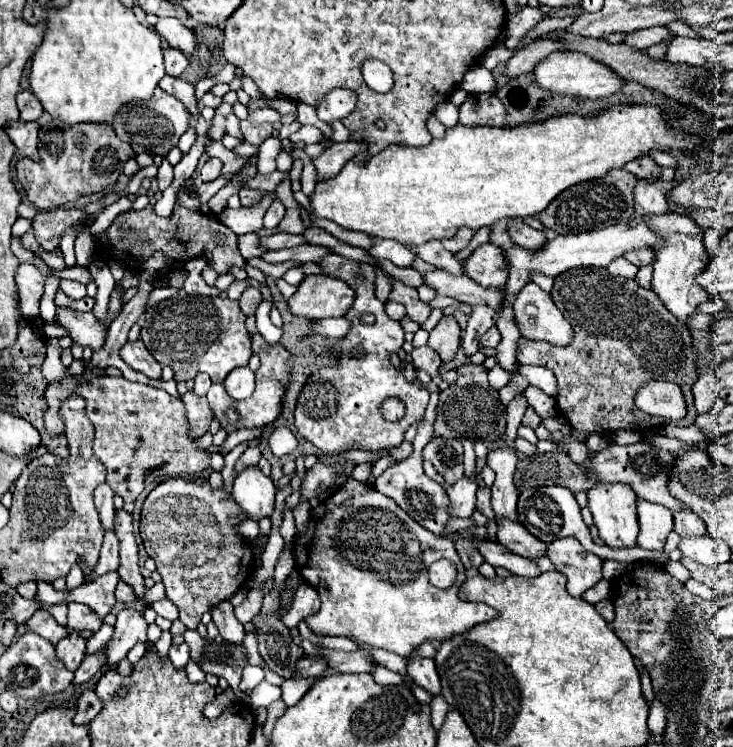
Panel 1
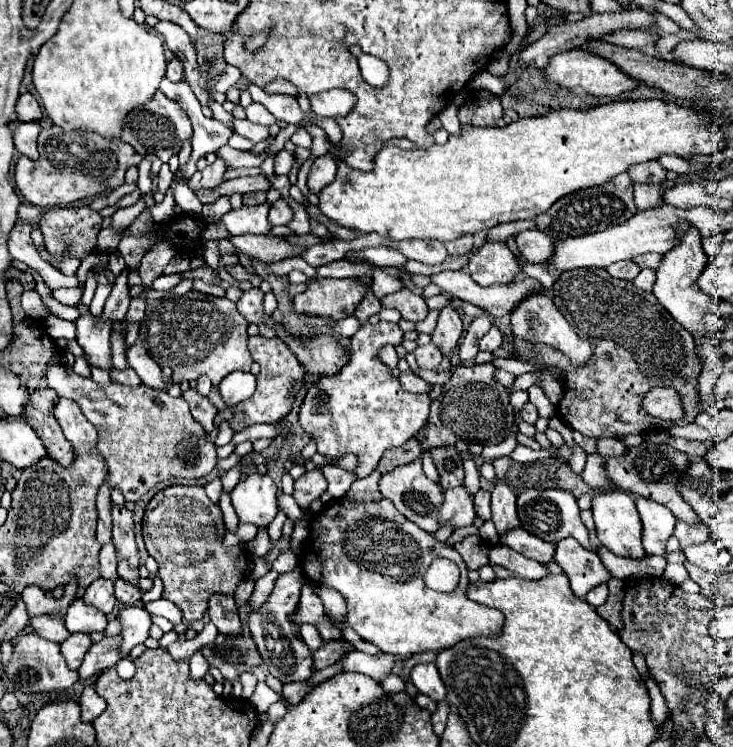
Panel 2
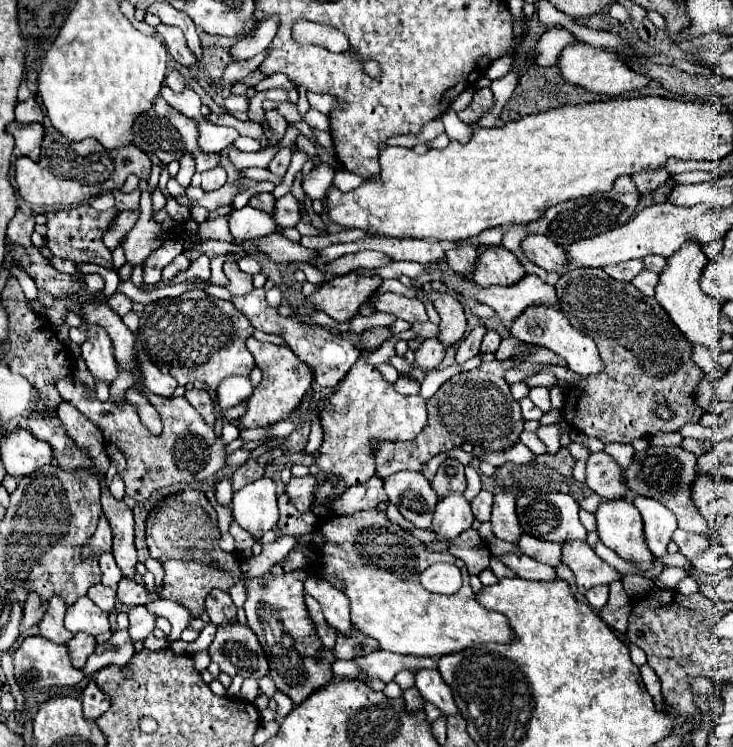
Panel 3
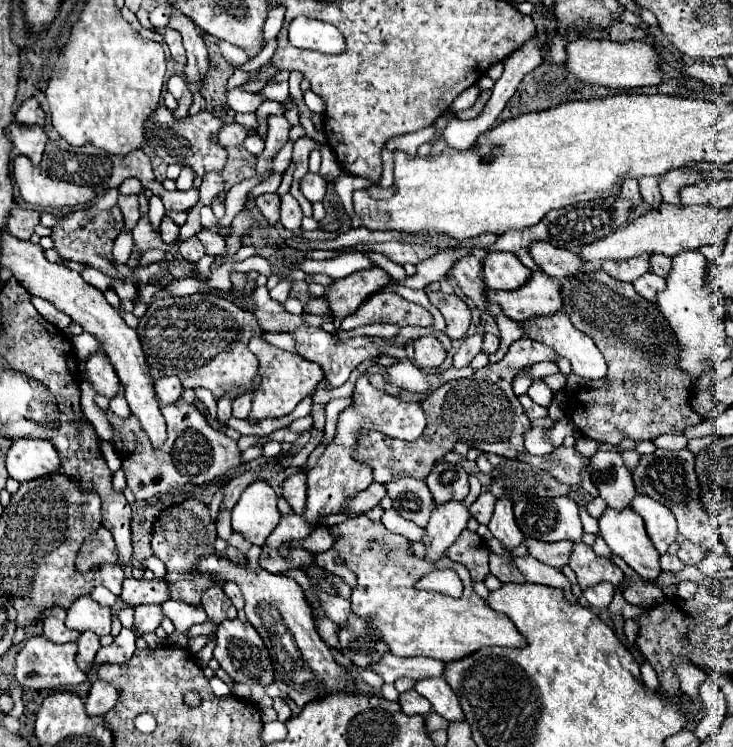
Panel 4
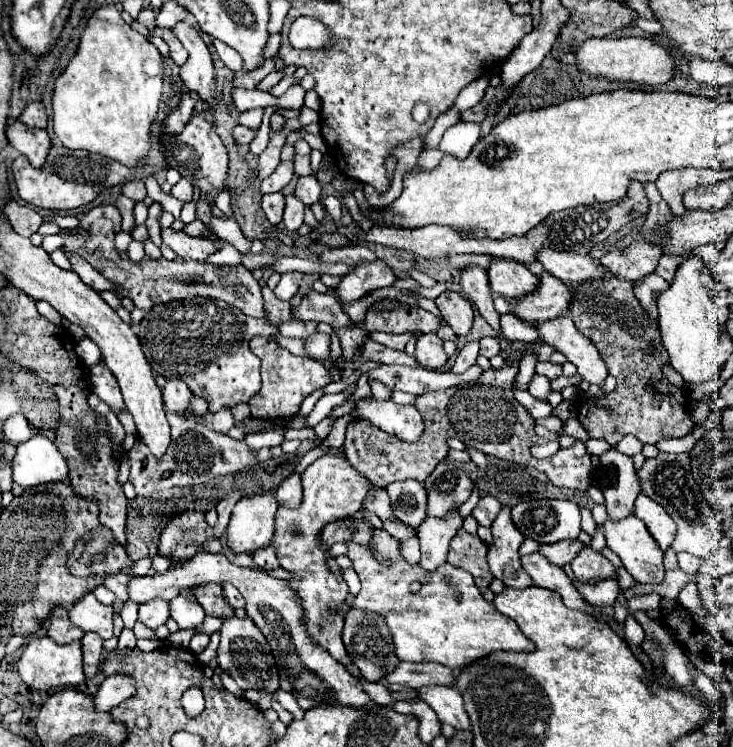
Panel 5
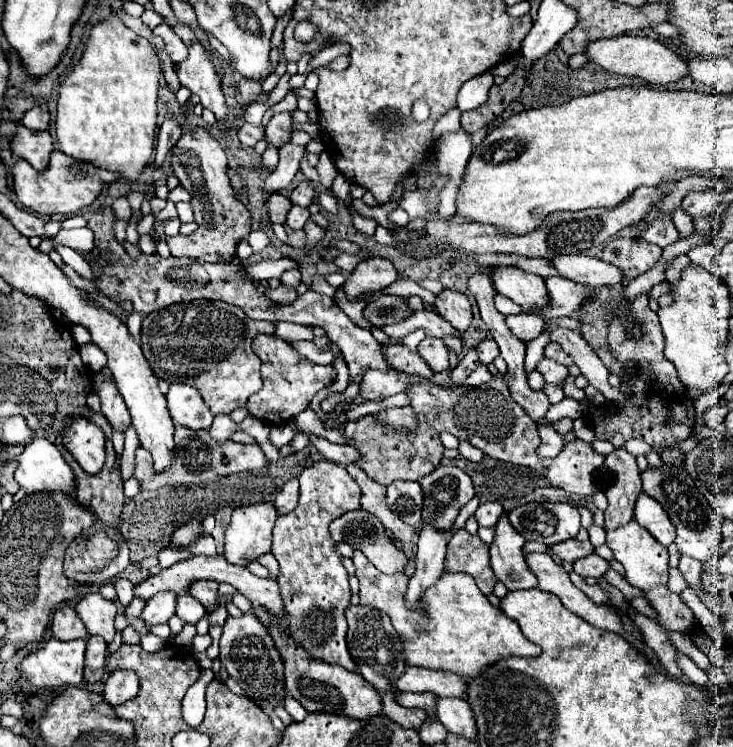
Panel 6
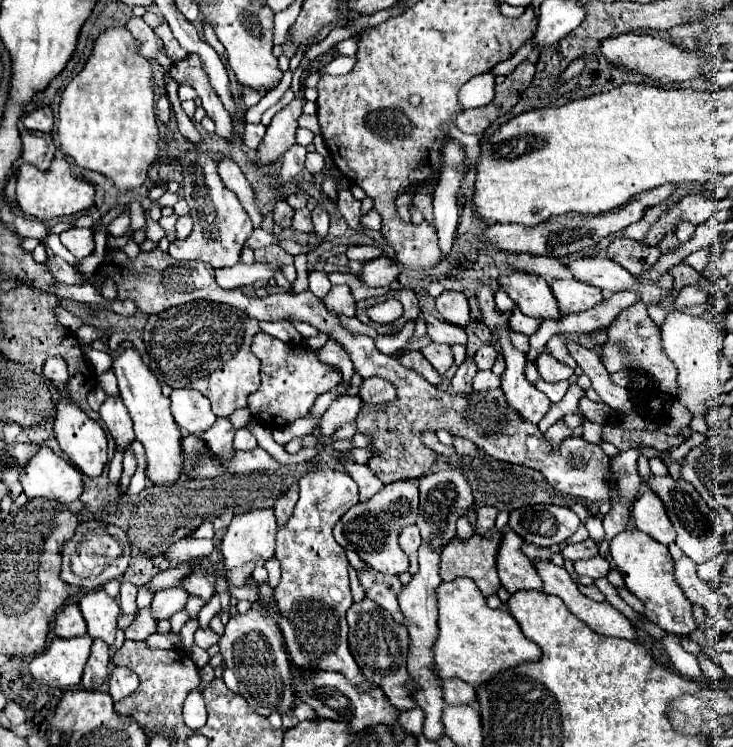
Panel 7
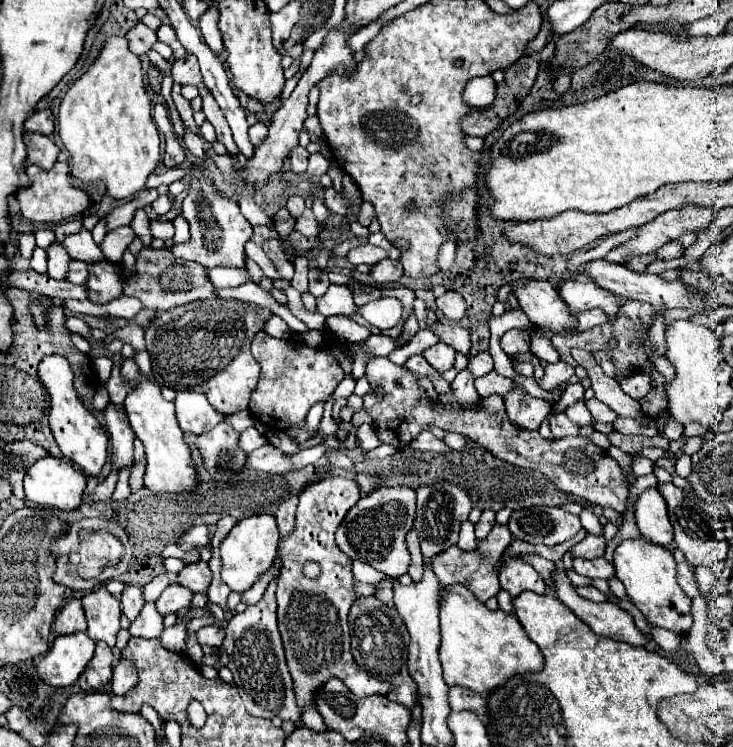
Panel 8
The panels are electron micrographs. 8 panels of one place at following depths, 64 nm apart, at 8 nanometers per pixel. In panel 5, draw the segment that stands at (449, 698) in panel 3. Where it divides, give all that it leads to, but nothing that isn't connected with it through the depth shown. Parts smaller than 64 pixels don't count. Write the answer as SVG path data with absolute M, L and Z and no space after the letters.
M432 686L418 692L426 704L438 714L442 724L450 724L456 730L470 730L470 718L464 710L464 700L458 690L444 688L444 686Z

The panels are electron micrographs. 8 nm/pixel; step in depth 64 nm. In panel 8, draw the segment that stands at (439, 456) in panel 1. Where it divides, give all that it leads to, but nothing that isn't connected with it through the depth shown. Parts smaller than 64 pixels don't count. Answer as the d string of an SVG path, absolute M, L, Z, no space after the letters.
M434 484L428 488L420 488L416 492L416 518L414 518L414 530L420 538L422 554L432 558L446 548L454 546L458 542L460 524L468 520L468 514L472 510L472 502L464 488L456 484Z

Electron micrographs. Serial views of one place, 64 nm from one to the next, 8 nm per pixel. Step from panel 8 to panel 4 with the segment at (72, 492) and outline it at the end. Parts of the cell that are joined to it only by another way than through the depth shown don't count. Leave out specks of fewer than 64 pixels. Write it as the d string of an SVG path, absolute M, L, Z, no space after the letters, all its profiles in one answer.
M22 438L14 440L6 460L8 472L18 482L30 482L62 470L60 456L48 440Z

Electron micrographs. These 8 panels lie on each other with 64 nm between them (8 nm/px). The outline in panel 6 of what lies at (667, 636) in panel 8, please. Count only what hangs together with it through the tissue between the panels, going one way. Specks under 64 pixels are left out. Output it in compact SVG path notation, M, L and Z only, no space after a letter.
M678 652L676 662L678 662L678 668L682 670L682 674L684 674L688 680L692 680L696 686L706 686L706 684L708 684L708 676L706 676L686 654Z

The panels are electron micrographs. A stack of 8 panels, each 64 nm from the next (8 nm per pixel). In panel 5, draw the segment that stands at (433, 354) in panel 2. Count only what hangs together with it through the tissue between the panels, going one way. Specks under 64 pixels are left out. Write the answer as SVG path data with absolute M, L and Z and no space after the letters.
M422 334L416 344L416 360L428 370L442 370L448 362L442 340L436 334Z

